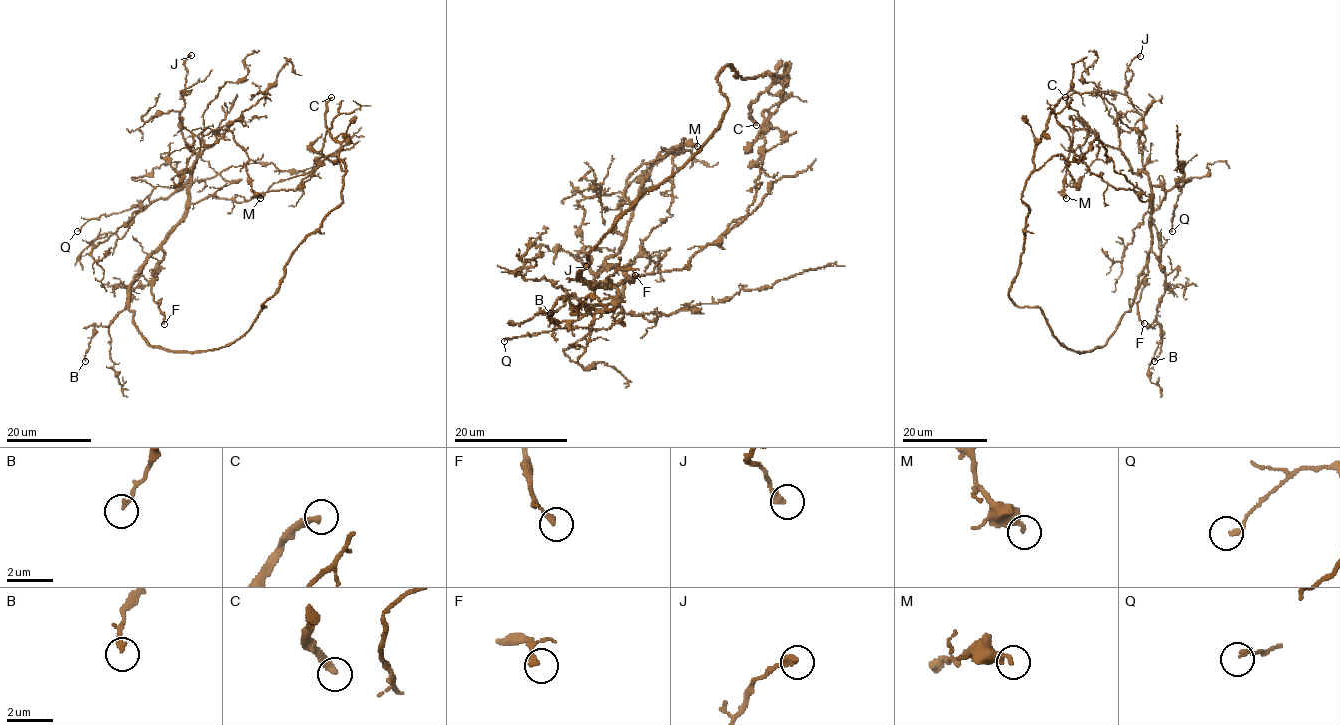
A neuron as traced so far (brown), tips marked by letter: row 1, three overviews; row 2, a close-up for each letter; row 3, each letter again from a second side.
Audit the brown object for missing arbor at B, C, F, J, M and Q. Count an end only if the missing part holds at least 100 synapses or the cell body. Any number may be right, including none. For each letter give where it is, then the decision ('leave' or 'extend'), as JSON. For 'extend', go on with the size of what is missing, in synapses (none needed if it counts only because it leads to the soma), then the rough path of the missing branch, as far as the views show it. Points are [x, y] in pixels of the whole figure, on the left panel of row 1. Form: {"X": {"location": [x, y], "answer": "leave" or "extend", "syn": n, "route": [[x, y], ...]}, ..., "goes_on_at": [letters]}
{"B": {"location": [85, 361], "answer": "leave"}, "C": {"location": [331, 97], "answer": "extend", "syn": 120, "route": [[331, 97], [324, 98], [317, 120], [351, 84], [350, 74], [326, 54], [335, 42], [338, 47]]}, "F": {"location": [164, 324], "answer": "leave"}, "J": {"location": [191, 55], "answer": "leave"}, "M": {"location": [260, 198], "answer": "leave"}, "Q": {"location": [77, 231], "answer": "leave"}, "goes_on_at": ["C"]}

